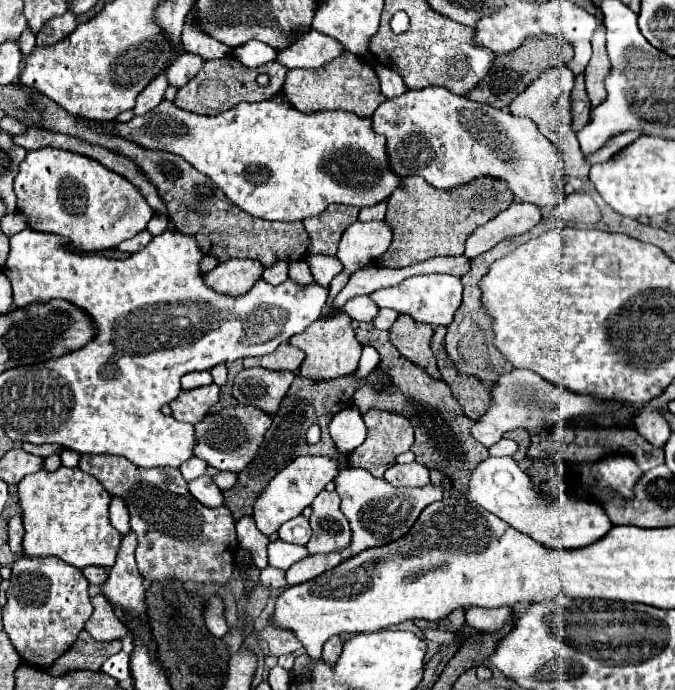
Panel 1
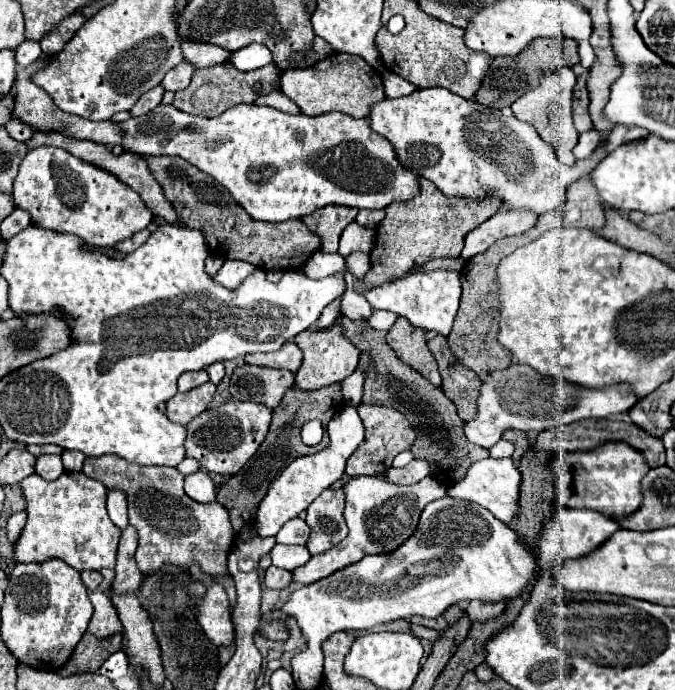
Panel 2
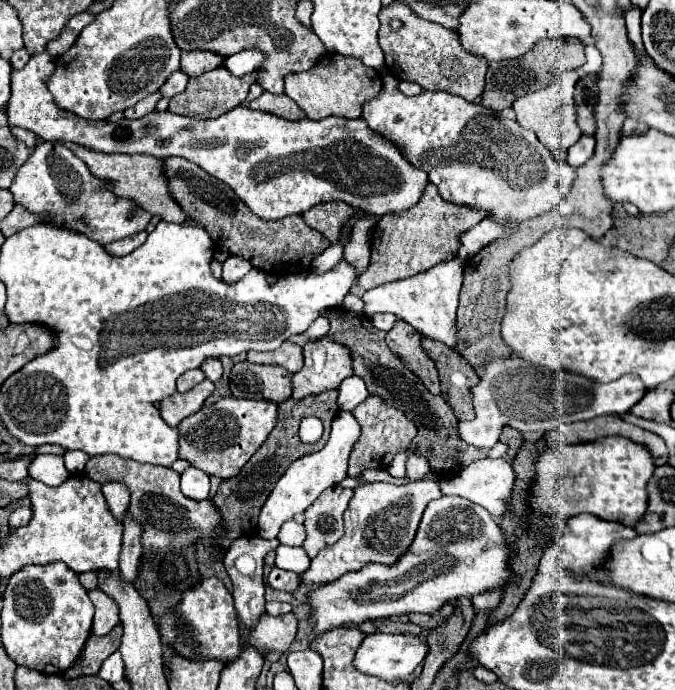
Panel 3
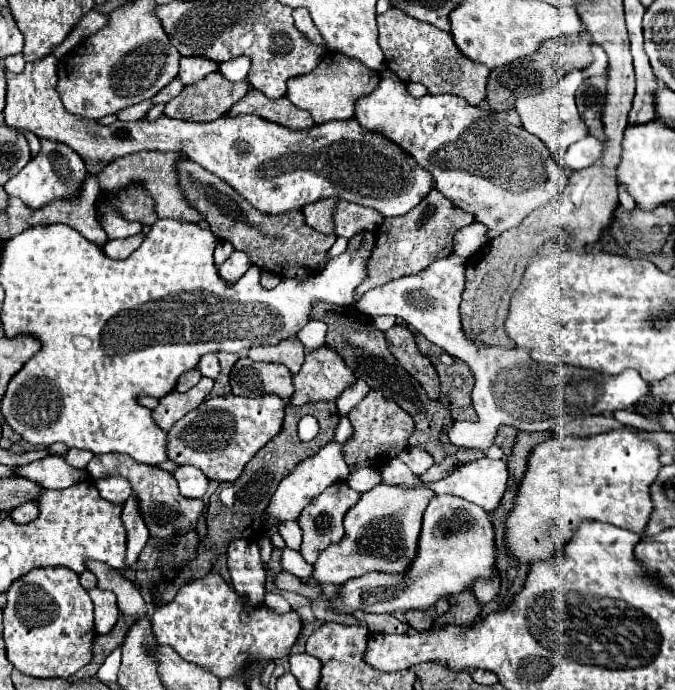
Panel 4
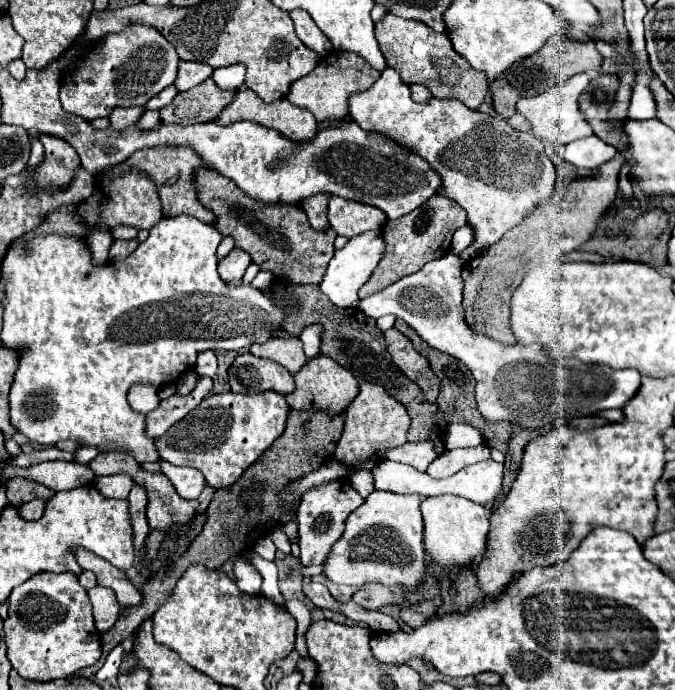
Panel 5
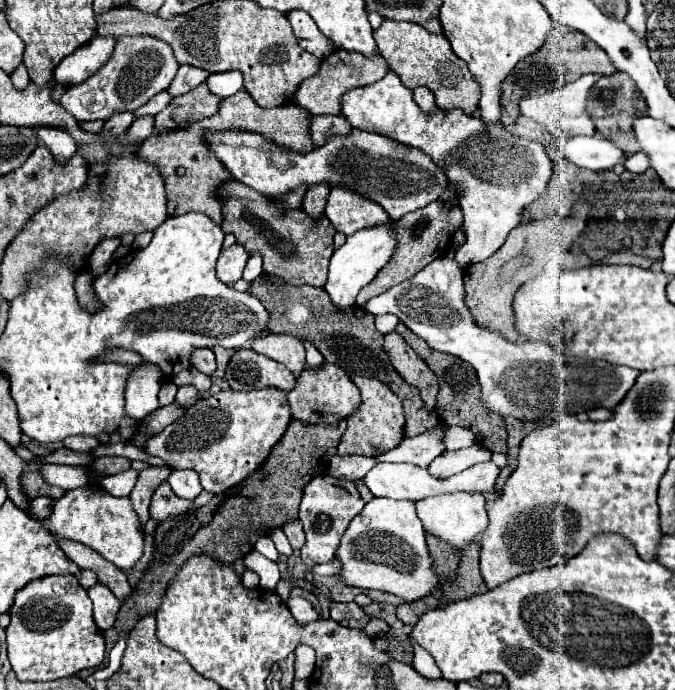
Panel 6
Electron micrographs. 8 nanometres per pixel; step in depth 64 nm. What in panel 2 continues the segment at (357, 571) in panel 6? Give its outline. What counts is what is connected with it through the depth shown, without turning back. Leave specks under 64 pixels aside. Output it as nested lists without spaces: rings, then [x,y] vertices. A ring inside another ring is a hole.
[[[356,476],[356,478],[348,478],[342,490],[346,496],[344,518],[350,528],[350,534],[340,542],[340,546],[334,546],[324,554],[316,554],[304,566],[292,570],[292,582],[312,584],[352,562],[358,562],[366,552],[382,554],[398,548],[404,540],[412,536],[424,506],[432,500],[446,496],[446,488],[434,476],[428,476],[422,482],[412,486],[396,486],[376,476]],[[366,540],[368,540],[368,548],[366,548]]]

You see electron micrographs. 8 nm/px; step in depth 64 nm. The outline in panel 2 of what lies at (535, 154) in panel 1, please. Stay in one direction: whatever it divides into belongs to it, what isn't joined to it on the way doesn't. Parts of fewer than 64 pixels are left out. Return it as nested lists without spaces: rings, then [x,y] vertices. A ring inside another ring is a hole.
[[[446,88],[414,90],[394,100],[384,98],[372,106],[370,128],[392,142],[396,158],[406,170],[434,182],[448,198],[482,198],[492,192],[500,194],[506,210],[528,208],[536,214],[562,206],[566,202],[566,188],[574,180],[589,174],[618,147],[649,135],[642,127],[616,126],[605,146],[568,168],[528,122],[504,116],[500,110],[456,96]]]

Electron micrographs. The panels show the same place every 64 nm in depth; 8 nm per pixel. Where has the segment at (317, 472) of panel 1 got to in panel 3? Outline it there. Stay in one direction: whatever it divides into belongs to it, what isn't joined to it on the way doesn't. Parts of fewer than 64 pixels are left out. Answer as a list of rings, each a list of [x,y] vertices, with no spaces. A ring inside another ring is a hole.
[[[340,410],[336,414],[336,418],[332,420],[332,432],[330,432],[330,438],[328,438],[326,446],[316,454],[308,454],[308,456],[298,458],[296,462],[292,462],[290,468],[284,472],[284,476],[276,482],[274,490],[270,492],[266,504],[260,510],[258,534],[262,538],[276,538],[280,526],[286,520],[292,520],[298,514],[302,514],[316,500],[316,496],[320,492],[324,492],[328,486],[336,486],[340,480],[344,480],[346,478],[348,456],[350,456],[352,446],[358,438],[360,438],[360,424],[356,422],[354,414]]]

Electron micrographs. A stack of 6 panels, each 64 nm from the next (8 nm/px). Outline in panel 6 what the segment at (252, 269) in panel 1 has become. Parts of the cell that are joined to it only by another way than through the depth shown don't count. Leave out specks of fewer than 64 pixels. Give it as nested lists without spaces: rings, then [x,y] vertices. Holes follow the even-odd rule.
[[[234,244],[228,250],[222,250],[216,264],[216,274],[224,284],[234,284],[236,280],[242,278],[246,262],[248,262],[248,252],[244,250],[244,246]]]

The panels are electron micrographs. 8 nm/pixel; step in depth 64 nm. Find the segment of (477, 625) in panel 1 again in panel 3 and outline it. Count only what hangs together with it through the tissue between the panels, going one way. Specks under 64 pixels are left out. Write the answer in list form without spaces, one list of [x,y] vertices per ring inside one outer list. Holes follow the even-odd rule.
[[[494,590],[494,592],[486,592],[486,594],[478,594],[478,596],[472,598],[474,610],[476,610],[476,612],[494,610],[494,608],[500,604],[500,598],[502,598],[502,594],[498,594],[496,590]]]

